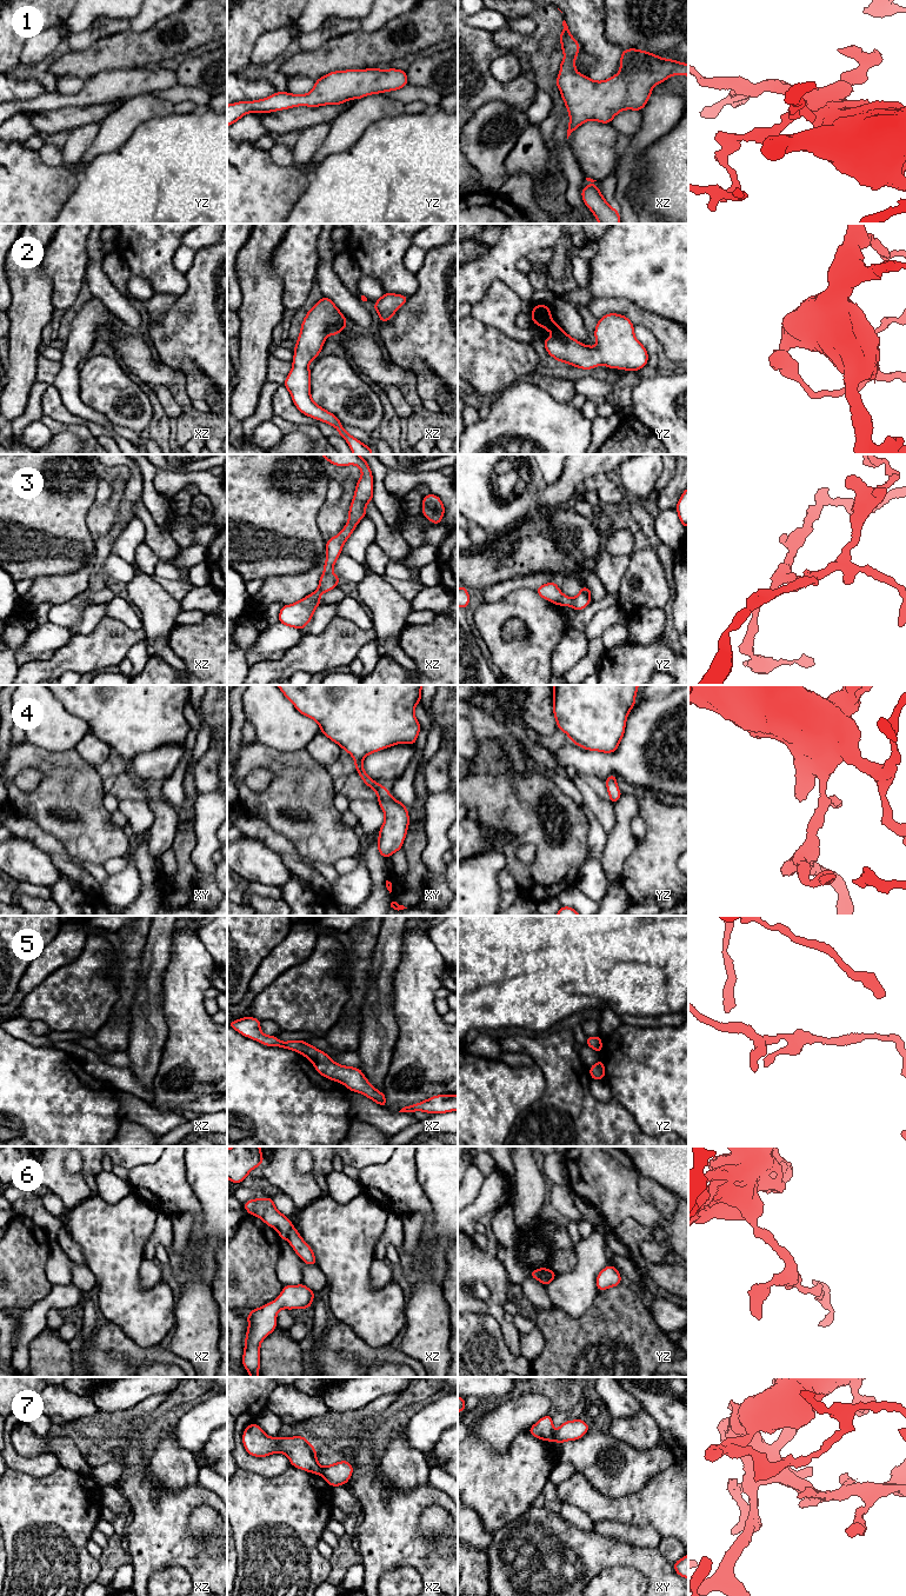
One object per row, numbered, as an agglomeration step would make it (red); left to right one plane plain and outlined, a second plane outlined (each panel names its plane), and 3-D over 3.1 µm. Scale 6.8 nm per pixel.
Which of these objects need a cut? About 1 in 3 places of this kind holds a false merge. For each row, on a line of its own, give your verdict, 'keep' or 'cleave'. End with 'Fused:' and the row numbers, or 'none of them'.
1: keep
2: keep
3: cleave
4: keep
5: keep
6: cleave
7: cleave
Fused: 3, 6, 7

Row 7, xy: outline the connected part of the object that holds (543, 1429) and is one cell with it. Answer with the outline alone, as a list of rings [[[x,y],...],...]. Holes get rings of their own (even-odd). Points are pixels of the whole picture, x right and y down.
[[[551,1415],[540,1418],[534,1425],[528,1429],[528,1432],[542,1441],[553,1441],[553,1421]]]

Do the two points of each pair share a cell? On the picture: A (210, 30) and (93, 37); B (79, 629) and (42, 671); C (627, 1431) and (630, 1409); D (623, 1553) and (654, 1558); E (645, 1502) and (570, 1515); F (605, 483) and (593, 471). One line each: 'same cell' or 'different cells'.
A: different cells
B: different cells
C: different cells
D: same cell
E: different cells
F: different cells

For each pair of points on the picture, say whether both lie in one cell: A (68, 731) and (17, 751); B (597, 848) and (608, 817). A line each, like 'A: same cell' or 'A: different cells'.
A: different cells
B: different cells

